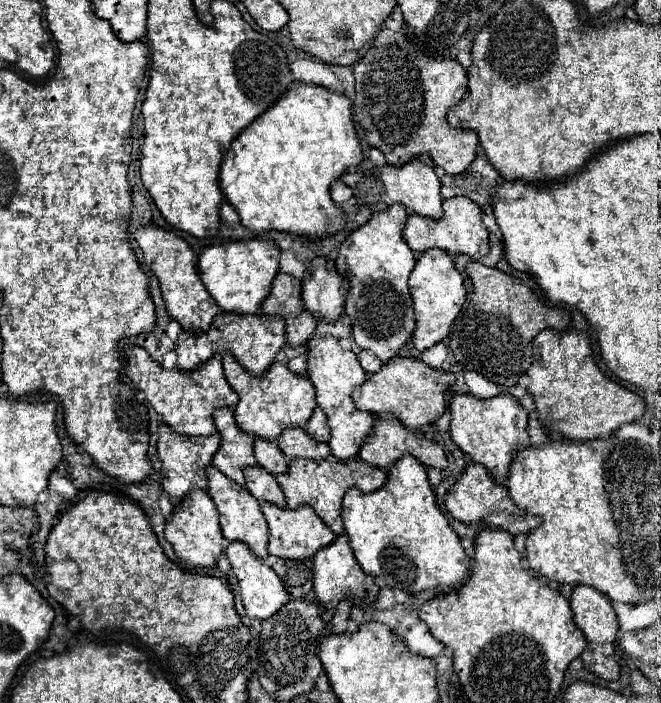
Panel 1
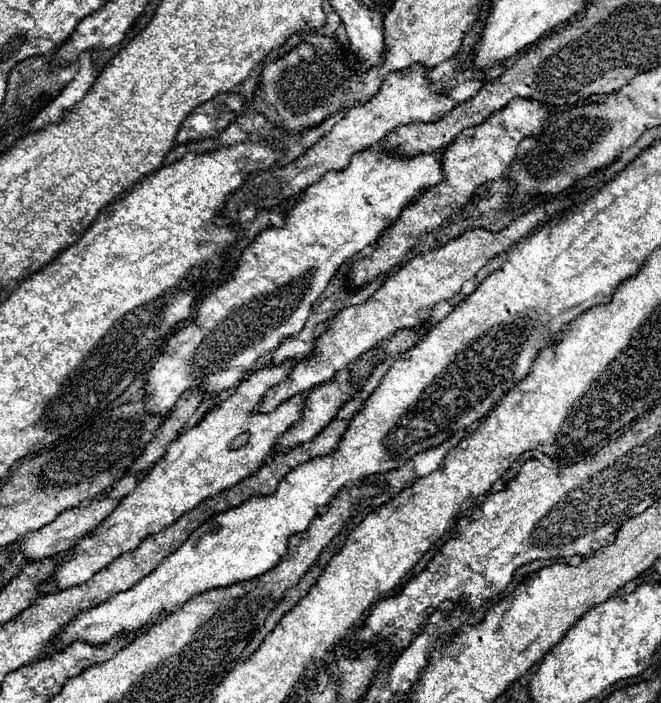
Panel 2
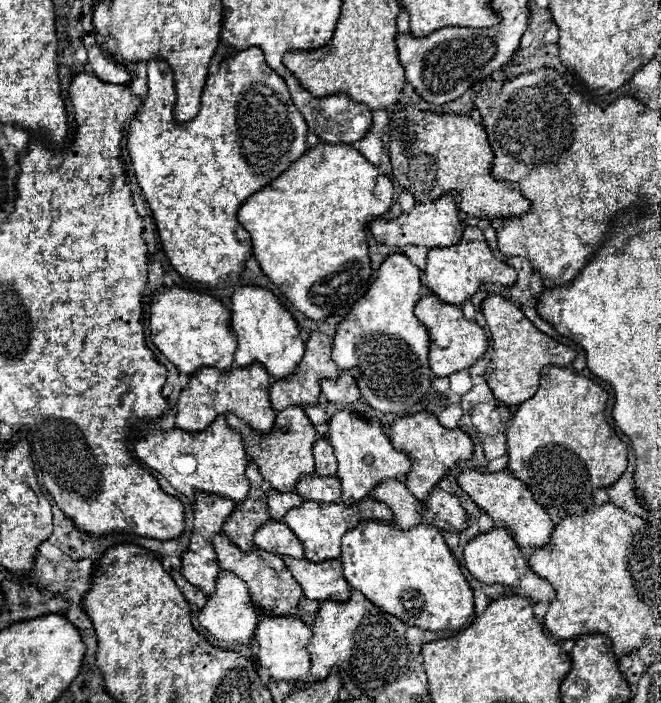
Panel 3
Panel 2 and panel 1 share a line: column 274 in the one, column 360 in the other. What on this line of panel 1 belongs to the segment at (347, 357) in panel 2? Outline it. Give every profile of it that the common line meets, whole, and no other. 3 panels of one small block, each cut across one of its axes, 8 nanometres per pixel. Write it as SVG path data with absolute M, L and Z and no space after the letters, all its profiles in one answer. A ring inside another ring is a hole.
M394 356L390 362L382 364L382 368L378 372L368 376L368 380L362 386L354 388L352 400L360 410L366 410L372 414L392 412L410 430L424 432L426 424L436 422L444 414L444 410L446 410L444 394L446 394L448 386L454 382L456 382L454 374L450 374L446 370L430 368L428 364L414 360L414 358Z

